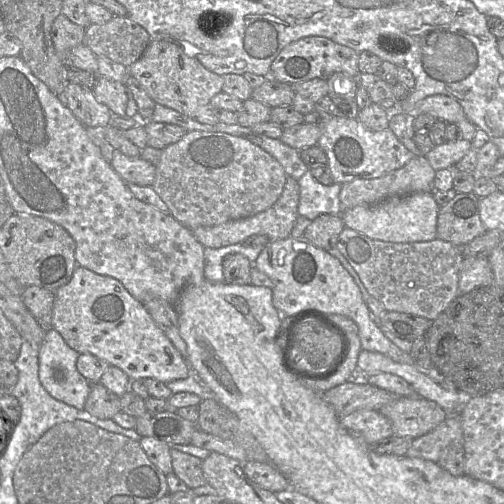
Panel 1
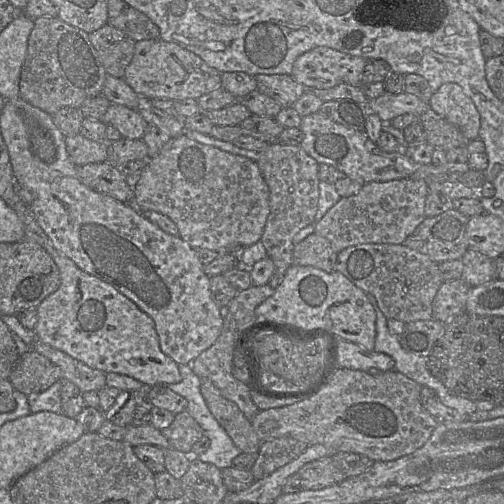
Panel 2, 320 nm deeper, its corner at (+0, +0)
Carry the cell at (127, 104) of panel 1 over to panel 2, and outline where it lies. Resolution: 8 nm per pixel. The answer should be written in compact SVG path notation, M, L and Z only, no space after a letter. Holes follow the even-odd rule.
M111 104L103 116L106 125L115 127L126 139L142 139L148 124L136 109Z

